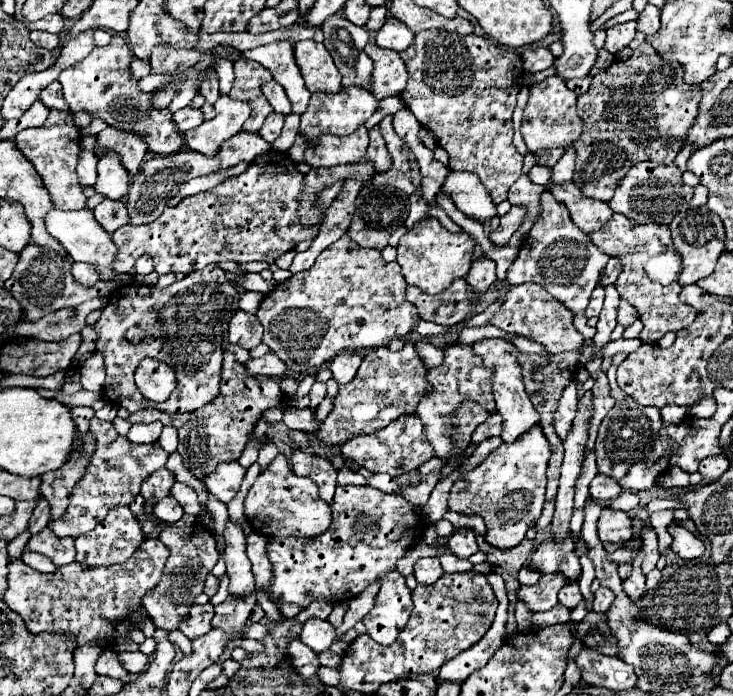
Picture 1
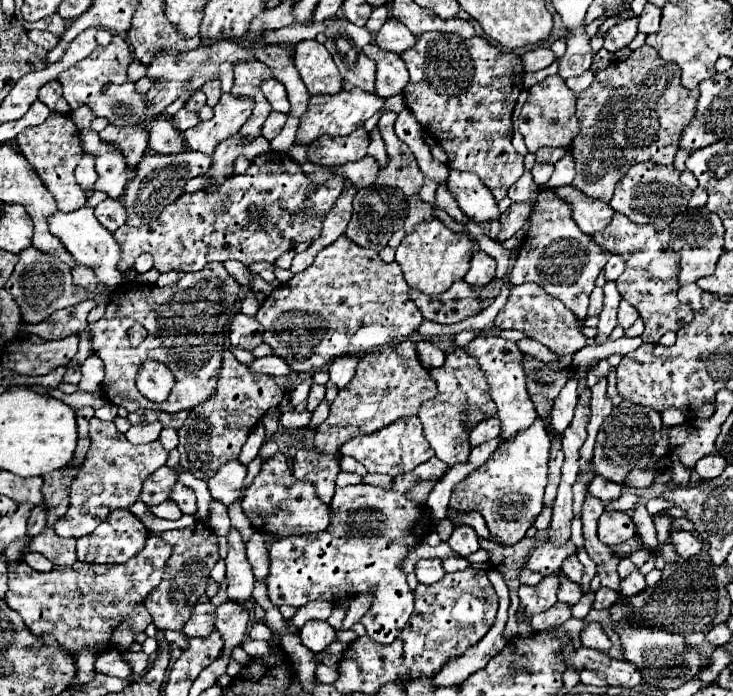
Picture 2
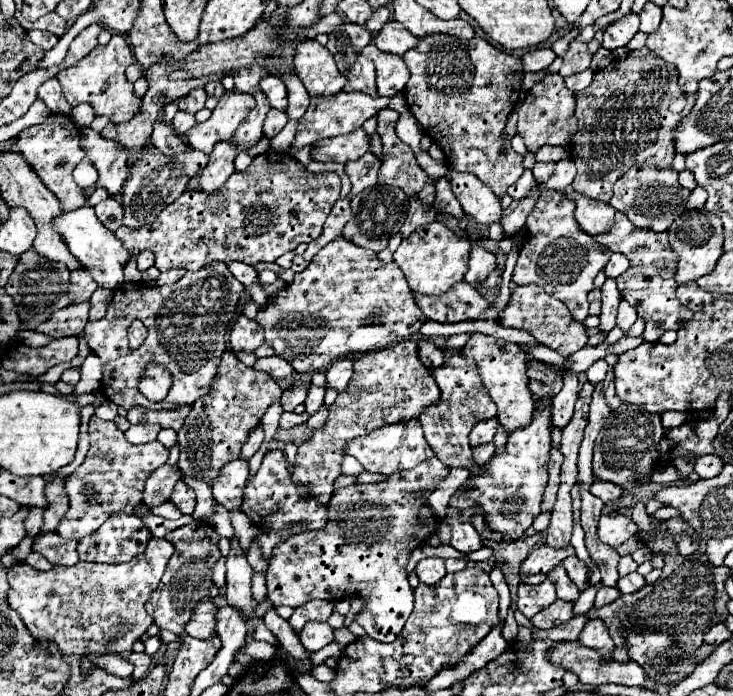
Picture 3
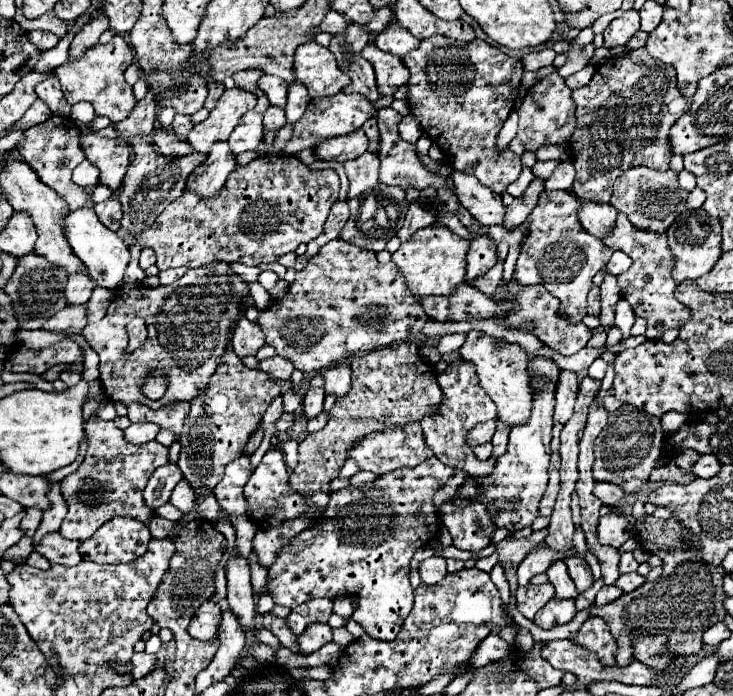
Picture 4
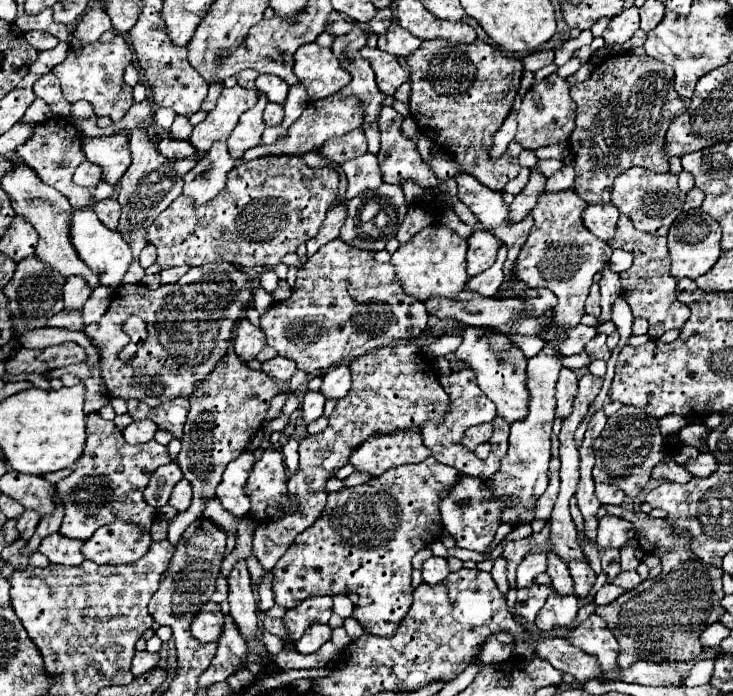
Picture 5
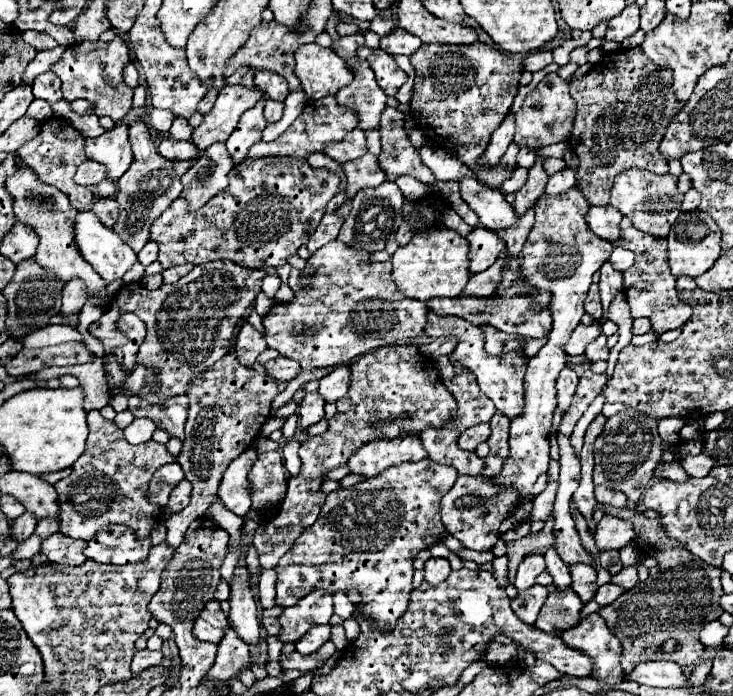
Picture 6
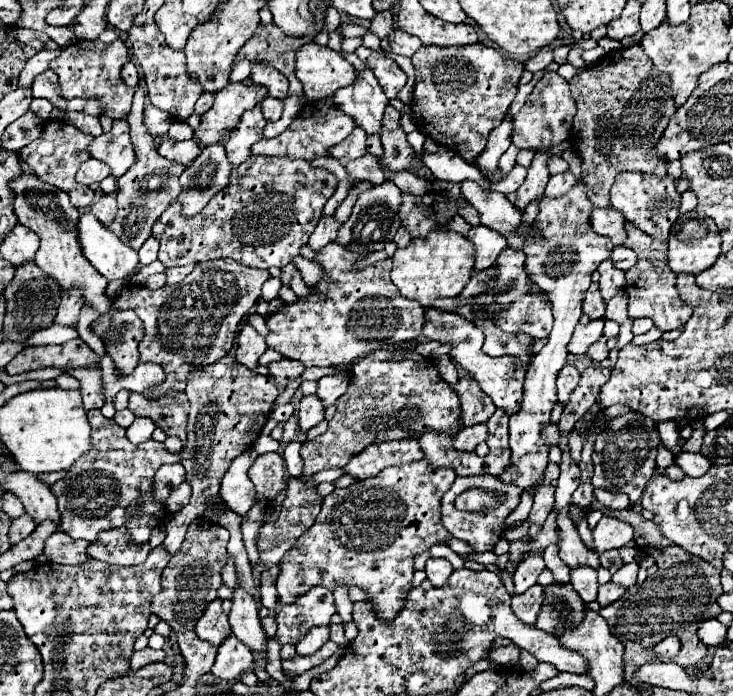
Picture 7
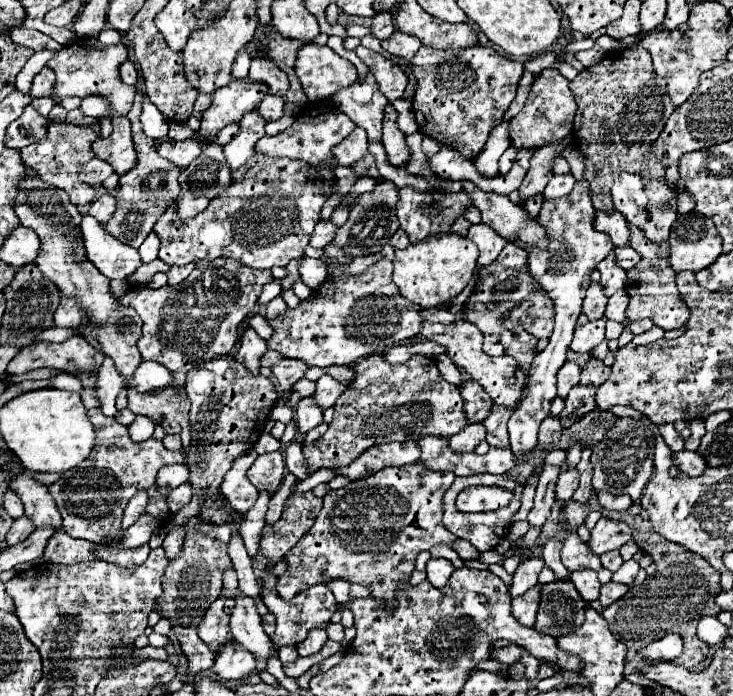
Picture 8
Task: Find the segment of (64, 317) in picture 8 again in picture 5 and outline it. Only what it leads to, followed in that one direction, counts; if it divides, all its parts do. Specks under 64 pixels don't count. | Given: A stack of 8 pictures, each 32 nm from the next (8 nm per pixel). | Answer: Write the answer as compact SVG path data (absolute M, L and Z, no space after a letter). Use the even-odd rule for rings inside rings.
M70 276L64 286L64 308L74 310L82 308L84 302L90 298L92 288L88 288L88 282L82 276Z

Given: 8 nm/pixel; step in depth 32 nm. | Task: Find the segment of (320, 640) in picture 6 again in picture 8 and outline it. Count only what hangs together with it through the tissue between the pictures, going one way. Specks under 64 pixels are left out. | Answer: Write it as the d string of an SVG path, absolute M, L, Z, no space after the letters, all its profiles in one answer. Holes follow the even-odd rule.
M314 628L314 630L306 636L306 640L296 646L296 650L298 650L300 656L312 656L312 654L320 652L320 648L326 644L326 640L328 640L326 628L320 628L320 630Z

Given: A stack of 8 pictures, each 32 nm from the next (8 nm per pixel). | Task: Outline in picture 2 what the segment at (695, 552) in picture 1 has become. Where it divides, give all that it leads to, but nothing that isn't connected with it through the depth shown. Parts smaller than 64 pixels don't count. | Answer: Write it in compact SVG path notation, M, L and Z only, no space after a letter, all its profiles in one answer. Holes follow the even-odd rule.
M672 530L670 534L672 534L672 546L682 558L692 558L702 552L702 542L698 538L694 538L690 532Z

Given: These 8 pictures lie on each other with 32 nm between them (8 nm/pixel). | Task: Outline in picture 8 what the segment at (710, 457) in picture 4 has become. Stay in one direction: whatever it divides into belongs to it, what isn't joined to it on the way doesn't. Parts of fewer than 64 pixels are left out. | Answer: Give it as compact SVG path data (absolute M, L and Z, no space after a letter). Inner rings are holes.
M680 450L672 454L672 460L674 460L674 466L678 466L688 476L700 476L708 468L708 464L704 464L704 458L698 452Z

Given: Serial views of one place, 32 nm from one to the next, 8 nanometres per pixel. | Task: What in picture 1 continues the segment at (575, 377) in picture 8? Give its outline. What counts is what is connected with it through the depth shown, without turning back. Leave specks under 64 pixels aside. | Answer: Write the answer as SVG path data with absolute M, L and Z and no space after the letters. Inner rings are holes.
M572 382L562 398L560 398L560 404L558 404L558 410L556 410L556 420L554 420L554 426L556 426L556 432L560 436L560 440L566 440L568 432L572 430L572 424L574 424L574 418L576 418L576 404L578 404L578 396L576 396L576 382Z

